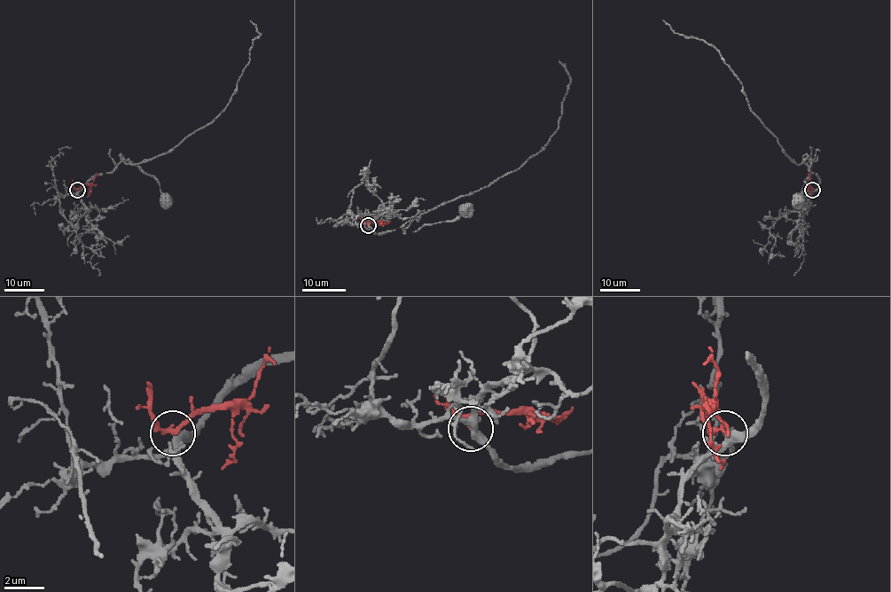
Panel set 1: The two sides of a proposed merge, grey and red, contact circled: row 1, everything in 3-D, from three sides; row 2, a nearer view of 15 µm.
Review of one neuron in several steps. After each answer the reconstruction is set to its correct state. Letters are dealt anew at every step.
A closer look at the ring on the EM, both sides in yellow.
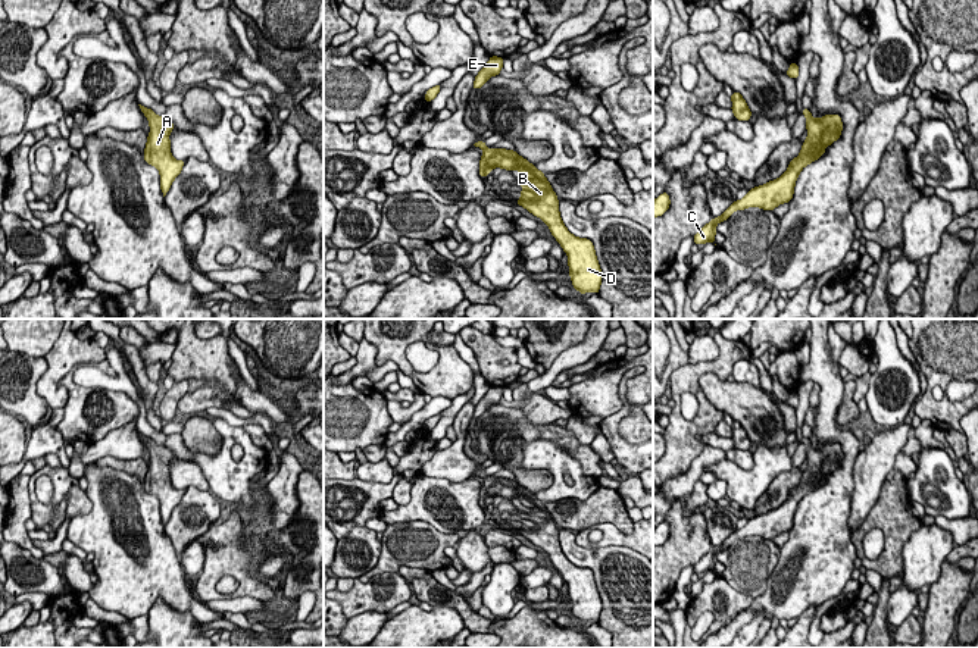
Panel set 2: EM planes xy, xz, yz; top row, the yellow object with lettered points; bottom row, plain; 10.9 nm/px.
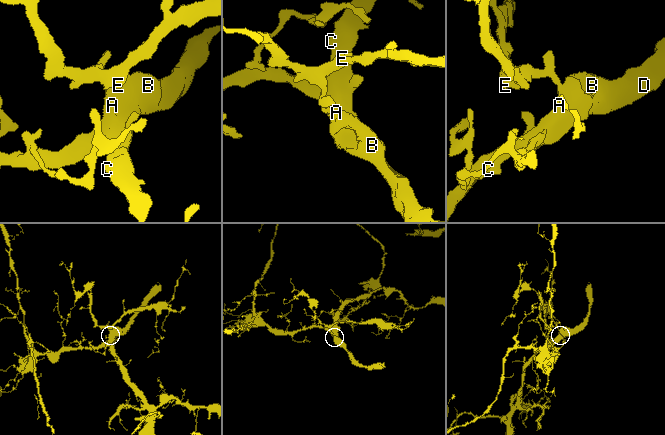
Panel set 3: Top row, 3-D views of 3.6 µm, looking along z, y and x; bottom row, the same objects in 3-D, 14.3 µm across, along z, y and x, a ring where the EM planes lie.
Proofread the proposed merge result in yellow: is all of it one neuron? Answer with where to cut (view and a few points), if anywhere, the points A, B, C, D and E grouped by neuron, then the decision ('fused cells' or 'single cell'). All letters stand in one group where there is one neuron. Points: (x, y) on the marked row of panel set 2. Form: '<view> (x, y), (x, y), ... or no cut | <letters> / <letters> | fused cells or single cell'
no cut | A B C D E | single cell

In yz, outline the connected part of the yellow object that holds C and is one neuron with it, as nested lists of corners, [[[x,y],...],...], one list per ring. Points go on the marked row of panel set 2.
[[[803,109],[802,115],[806,116],[807,138],[803,141],[800,154],[790,162],[788,169],[778,179],[749,190],[744,198],[734,201],[719,217],[713,217],[693,235],[694,244],[715,244],[716,225],[727,220],[735,210],[760,207],[774,212],[777,206],[793,198],[794,185],[802,169],[824,156],[825,147],[838,140],[843,131],[841,118],[837,113],[813,119],[810,110]]]

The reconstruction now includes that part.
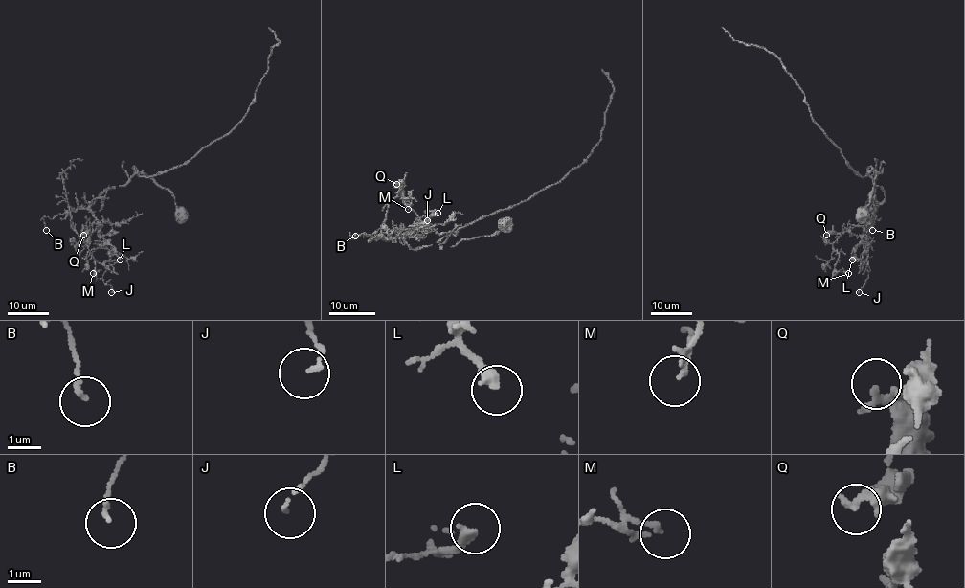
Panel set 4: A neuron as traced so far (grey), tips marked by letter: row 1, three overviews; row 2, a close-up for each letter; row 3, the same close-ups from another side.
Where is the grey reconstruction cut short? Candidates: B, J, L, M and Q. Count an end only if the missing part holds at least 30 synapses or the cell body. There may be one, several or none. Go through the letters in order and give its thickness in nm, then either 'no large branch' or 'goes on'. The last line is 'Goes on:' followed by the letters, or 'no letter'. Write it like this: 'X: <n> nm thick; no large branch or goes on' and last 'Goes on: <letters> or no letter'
B: 130 nm thick; no large branch
J: 100 nm thick; no large branch
L: 280 nm thick; no large branch
M: 150 nm thick; no large branch
Q: 190 nm thick; no large branch
Goes on: no letter

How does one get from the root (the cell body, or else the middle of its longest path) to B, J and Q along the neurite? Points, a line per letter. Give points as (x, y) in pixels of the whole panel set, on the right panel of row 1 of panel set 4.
B: (851, 167), (862, 177), (868, 173), (883, 189), (885, 198), (874, 208), (870, 219), (874, 217), (872, 230)
J: (851, 167), (862, 177), (868, 173), (885, 195), (869, 212), (864, 226), (862, 244), (870, 271), (859, 292)
Q: (851, 167), (862, 177), (868, 173), (882, 187), (885, 198), (869, 212), (863, 225), (826, 235)

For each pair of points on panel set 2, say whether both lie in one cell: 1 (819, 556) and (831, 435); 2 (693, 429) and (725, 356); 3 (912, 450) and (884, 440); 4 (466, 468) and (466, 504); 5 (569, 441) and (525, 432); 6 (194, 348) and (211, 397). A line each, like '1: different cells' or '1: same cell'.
1: same cell
2: same cell
3: different cells
4: different cells
5: same cell
6: same cell

